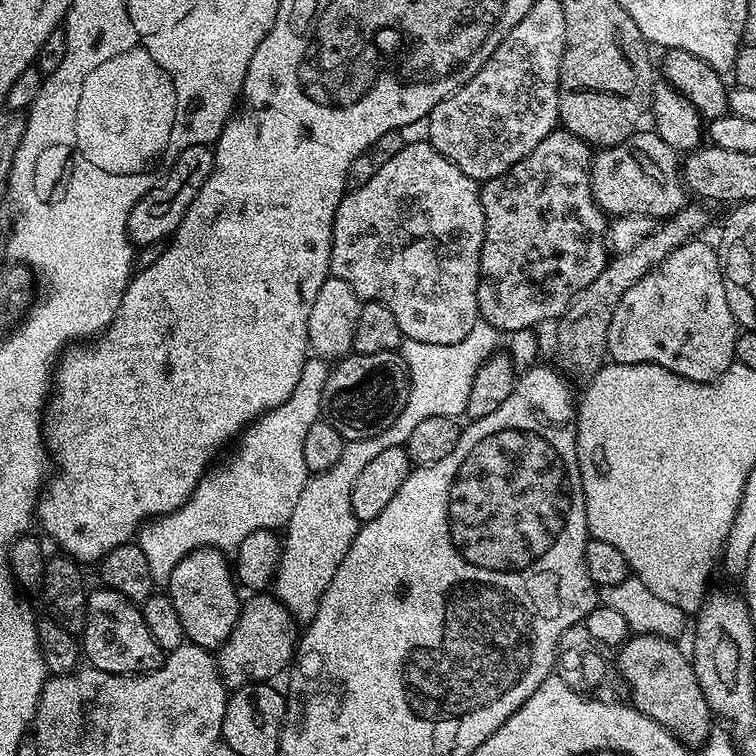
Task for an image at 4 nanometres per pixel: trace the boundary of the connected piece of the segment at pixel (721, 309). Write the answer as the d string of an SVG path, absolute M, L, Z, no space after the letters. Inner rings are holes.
M693 238L687 244L683 244L678 250L671 252L662 263L650 269L641 280L634 282L634 286L630 286L630 290L626 290L626 294L622 294L622 298L614 310L614 318L610 318L610 326L608 327L608 356L618 364L657 364L687 380L693 380L699 384L711 384L725 375L729 371L728 367L734 364L736 360L737 337L738 325L734 314L730 310L730 302L726 298L724 269L720 267L720 257L717 249L713 245L711 248L710 245L703 244L700 238Z

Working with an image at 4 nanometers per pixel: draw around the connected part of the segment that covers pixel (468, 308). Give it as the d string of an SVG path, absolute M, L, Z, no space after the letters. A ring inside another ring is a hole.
M429 143L405 144L390 162L379 165L366 186L345 191L332 227L331 275L342 278L361 301L377 300L394 314L402 334L423 344L462 342L478 322L480 255L484 241L481 185Z

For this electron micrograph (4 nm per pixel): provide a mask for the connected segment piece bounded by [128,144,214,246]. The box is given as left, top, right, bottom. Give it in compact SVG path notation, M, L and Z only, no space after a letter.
M207 144L190 146L178 154L178 158L172 164L172 168L160 183L145 194L140 201L130 210L128 219L128 236L133 245L143 246L145 244L167 241L175 232L176 227L182 222L190 202L202 190L206 178L210 178L210 170L214 166L214 152Z

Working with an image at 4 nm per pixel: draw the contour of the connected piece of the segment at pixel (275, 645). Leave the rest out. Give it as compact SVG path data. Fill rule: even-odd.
M252 594L243 601L240 617L226 642L215 653L216 666L225 685L233 689L244 684L262 684L275 681L280 671L291 665L296 655L298 624L282 601L272 594ZM268 595L268 596L264 596ZM297 628L297 632L296 632Z

